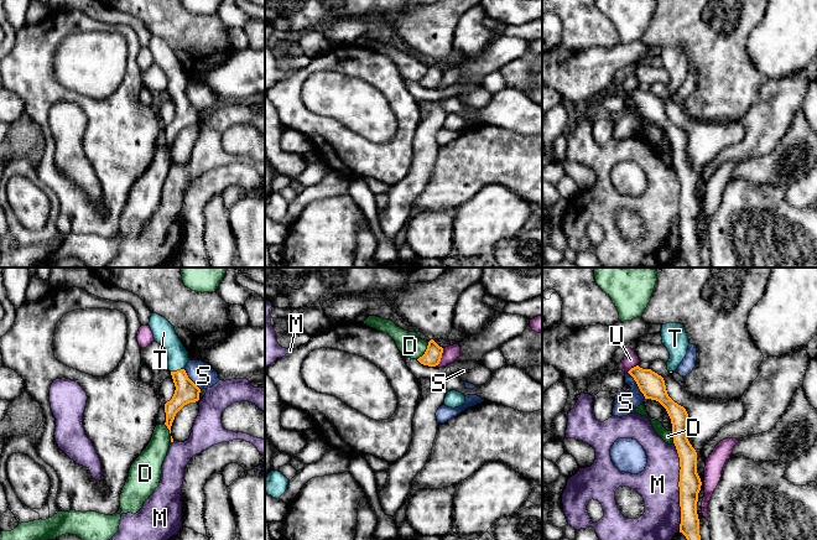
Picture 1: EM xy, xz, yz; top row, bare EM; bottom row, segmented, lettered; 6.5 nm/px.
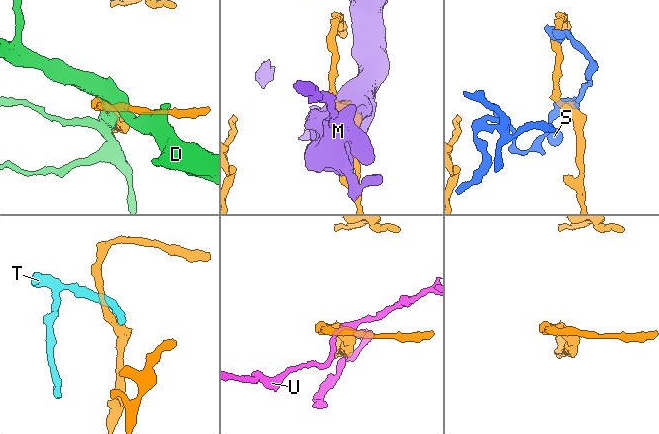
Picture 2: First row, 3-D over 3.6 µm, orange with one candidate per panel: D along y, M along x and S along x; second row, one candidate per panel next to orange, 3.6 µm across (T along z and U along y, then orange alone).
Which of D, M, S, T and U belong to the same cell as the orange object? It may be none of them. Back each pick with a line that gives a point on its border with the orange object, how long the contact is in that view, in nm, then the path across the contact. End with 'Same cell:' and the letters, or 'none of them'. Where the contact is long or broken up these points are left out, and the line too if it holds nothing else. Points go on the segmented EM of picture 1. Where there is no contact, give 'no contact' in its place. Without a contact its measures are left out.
T: xy (177, 370) | 90 nm | across xy (186, 391), (177, 370), (177, 353), (165, 335)
Same cell: T

